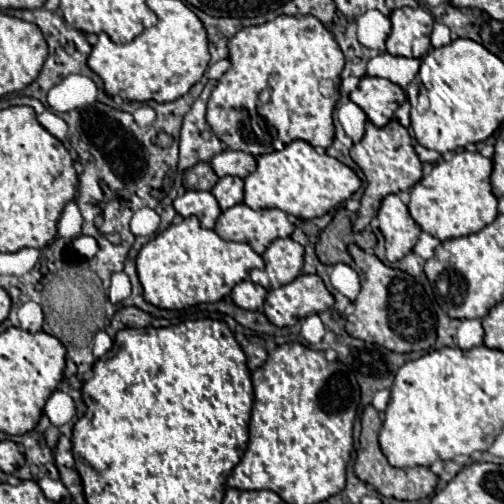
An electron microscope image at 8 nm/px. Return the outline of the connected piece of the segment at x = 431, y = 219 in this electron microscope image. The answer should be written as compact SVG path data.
M460 150L452 160L436 162L432 172L426 174L412 190L408 210L420 228L434 238L448 240L468 236L488 226L498 216L498 198L492 194L490 184L492 160L480 152Z

